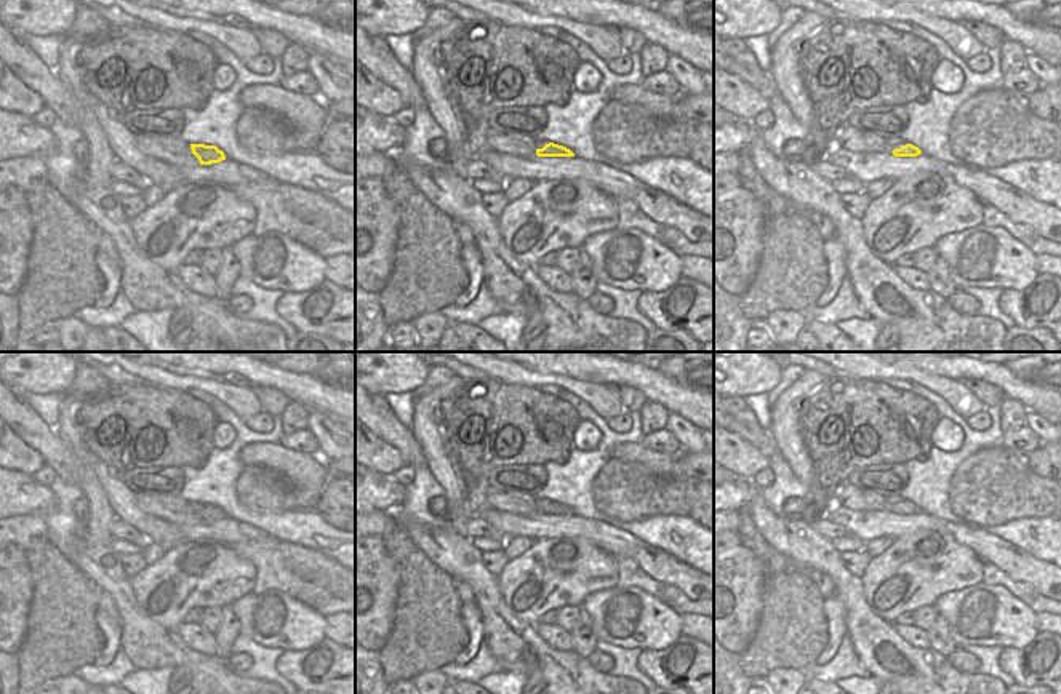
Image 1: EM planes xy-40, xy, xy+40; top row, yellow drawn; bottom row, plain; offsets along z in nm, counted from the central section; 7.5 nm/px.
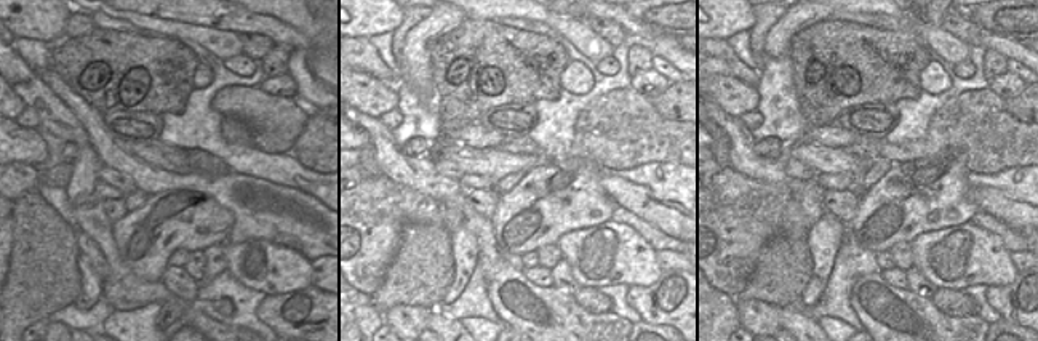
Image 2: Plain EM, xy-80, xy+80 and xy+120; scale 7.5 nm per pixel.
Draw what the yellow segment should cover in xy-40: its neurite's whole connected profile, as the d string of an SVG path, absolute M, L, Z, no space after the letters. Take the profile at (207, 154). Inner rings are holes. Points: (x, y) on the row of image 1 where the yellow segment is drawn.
M190 144L192 154L198 158L200 165L211 165L226 160L222 150L216 146L205 146L205 144Z

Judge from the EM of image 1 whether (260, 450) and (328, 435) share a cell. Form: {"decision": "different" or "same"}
{"decision": "different"}

